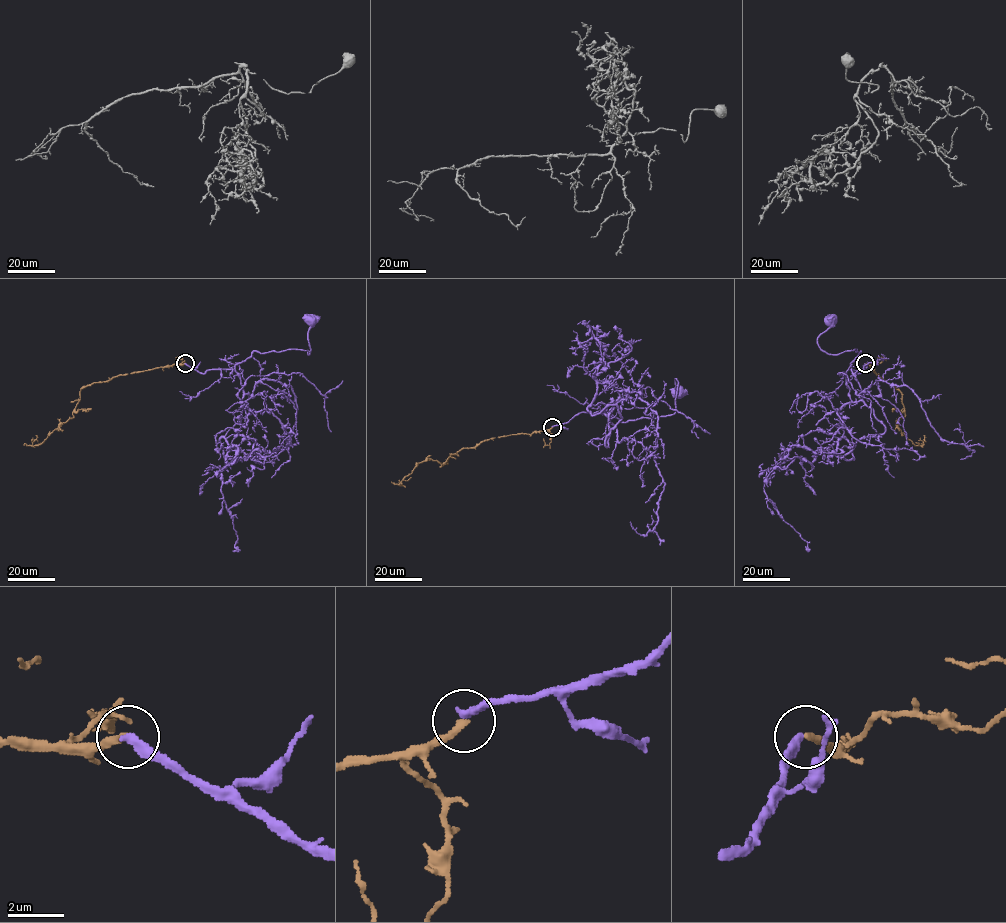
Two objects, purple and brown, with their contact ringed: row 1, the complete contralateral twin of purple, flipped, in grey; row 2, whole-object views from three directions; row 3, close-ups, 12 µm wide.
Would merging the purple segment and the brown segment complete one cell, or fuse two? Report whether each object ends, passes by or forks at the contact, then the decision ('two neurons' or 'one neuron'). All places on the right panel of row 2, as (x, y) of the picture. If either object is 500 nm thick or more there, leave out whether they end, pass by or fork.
purple ends; brown ends; one neuron

